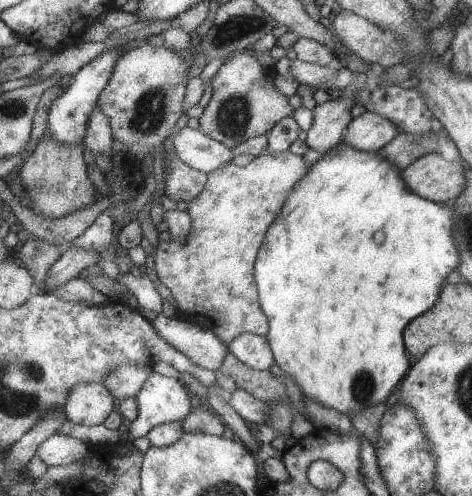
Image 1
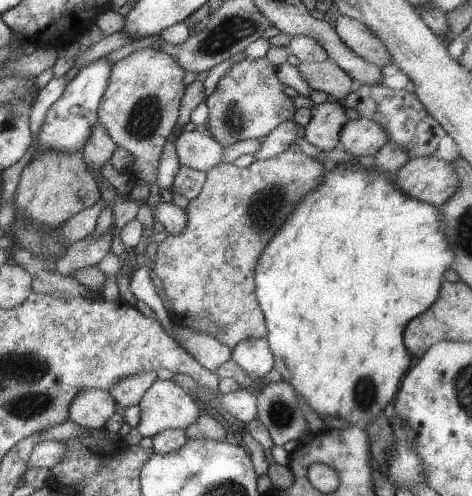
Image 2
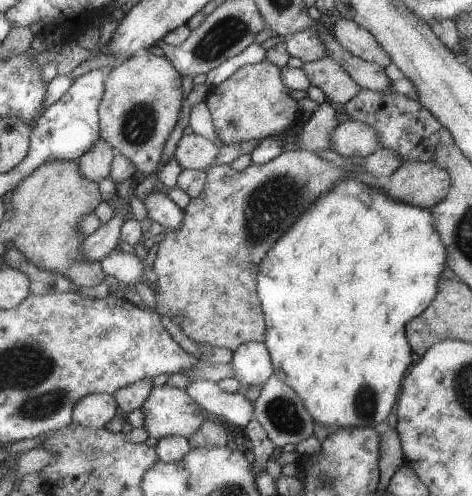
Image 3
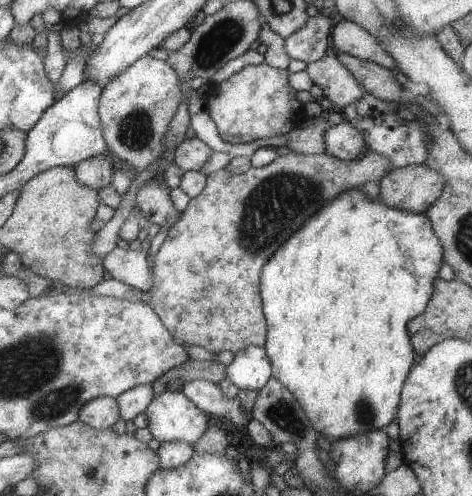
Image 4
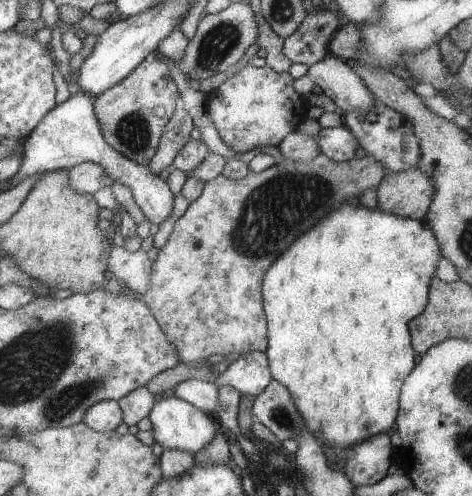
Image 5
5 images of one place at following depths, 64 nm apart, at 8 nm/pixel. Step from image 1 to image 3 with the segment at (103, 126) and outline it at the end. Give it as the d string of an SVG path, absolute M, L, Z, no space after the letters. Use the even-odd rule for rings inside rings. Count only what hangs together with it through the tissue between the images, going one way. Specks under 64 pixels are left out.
M101 138L101 142L95 144L91 148L91 152L81 158L81 172L87 178L99 182L101 178L109 176L111 162L117 154L119 154L119 150L115 150L115 146L107 138Z

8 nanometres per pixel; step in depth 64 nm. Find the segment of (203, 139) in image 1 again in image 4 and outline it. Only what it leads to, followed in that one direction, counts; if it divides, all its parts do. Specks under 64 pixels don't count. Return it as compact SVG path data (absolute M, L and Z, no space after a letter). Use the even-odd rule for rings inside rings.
M197 136L187 138L177 148L175 166L181 168L183 172L201 172L213 154L215 154L215 150L207 142L203 142L201 138L197 138Z

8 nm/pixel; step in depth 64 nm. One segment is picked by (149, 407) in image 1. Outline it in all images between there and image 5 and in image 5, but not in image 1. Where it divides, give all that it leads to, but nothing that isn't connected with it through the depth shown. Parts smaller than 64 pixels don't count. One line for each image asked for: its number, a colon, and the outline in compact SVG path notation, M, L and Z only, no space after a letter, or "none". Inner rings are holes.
2: M157 380L153 388L147 390L139 406L143 408L143 418L137 432L143 438L153 438L155 434L171 428L189 430L189 426L205 414L195 404L195 396L183 390L175 380Z
3: M169 384L155 386L143 410L147 416L143 428L155 440L173 434L191 438L205 422L205 408L187 390Z
4: M163 392L153 398L153 404L147 408L149 414L149 430L153 438L161 444L165 442L189 442L197 444L209 426L209 416L199 404L189 400L189 396L181 392Z
5: M179 396L163 398L159 404L155 404L151 412L151 422L155 432L155 442L163 450L185 450L191 452L193 456L197 456L197 452L201 452L207 444L211 444L213 438L219 434L211 414L205 414L203 410L195 408L187 400L181 400Z

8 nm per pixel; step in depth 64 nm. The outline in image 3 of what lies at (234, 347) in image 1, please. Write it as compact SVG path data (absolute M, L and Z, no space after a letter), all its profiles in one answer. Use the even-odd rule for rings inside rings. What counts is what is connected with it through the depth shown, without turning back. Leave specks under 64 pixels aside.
M249 342L243 344L235 352L235 360L231 360L231 366L235 368L235 376L241 384L261 384L265 386L269 378L277 372L273 364L273 354L267 344L261 342Z

